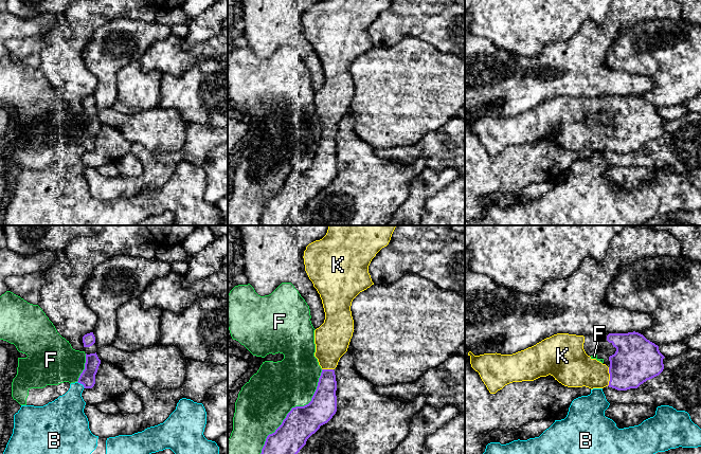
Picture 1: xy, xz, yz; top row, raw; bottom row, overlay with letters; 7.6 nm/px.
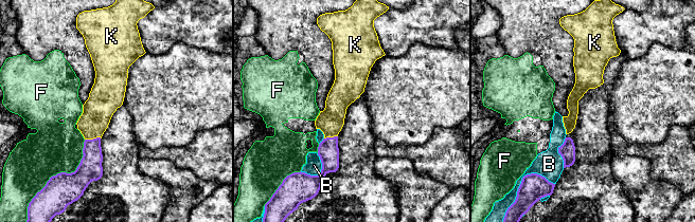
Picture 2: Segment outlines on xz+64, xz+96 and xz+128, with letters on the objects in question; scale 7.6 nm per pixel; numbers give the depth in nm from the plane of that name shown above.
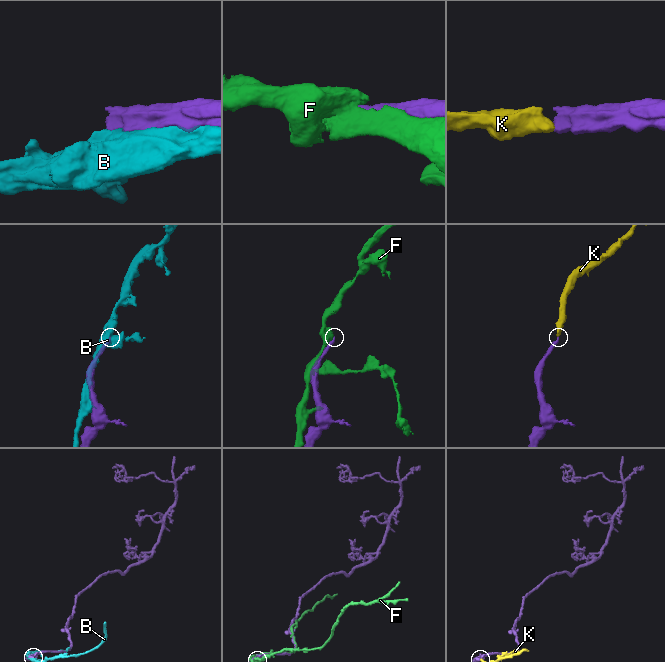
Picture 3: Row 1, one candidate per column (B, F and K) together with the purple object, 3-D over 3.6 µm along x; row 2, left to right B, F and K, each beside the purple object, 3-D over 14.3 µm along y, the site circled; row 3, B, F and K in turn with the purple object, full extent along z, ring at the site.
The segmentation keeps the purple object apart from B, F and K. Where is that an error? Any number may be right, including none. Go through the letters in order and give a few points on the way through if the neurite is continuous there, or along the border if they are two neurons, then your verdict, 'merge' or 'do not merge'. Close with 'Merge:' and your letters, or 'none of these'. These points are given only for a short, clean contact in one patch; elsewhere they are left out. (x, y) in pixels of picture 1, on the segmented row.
B: do not merge
F: do not merge
K: across yz (636, 360), (622, 375), (610, 377), (597, 376), (578, 369) | merge
Merge: K

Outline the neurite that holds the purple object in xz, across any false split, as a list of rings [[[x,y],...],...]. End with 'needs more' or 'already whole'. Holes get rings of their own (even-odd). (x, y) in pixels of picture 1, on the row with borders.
[[[328,225],[327,233],[322,239],[316,240],[306,247],[303,256],[305,271],[320,294],[325,312],[324,323],[314,330],[314,357],[318,359],[322,373],[311,401],[304,406],[291,408],[275,432],[267,436],[260,454],[298,454],[306,444],[307,439],[336,414],[337,381],[334,369],[337,367],[340,358],[347,351],[353,337],[352,302],[360,292],[374,285],[369,273],[369,266],[376,254],[389,244],[395,228],[396,225]]] | needs more

